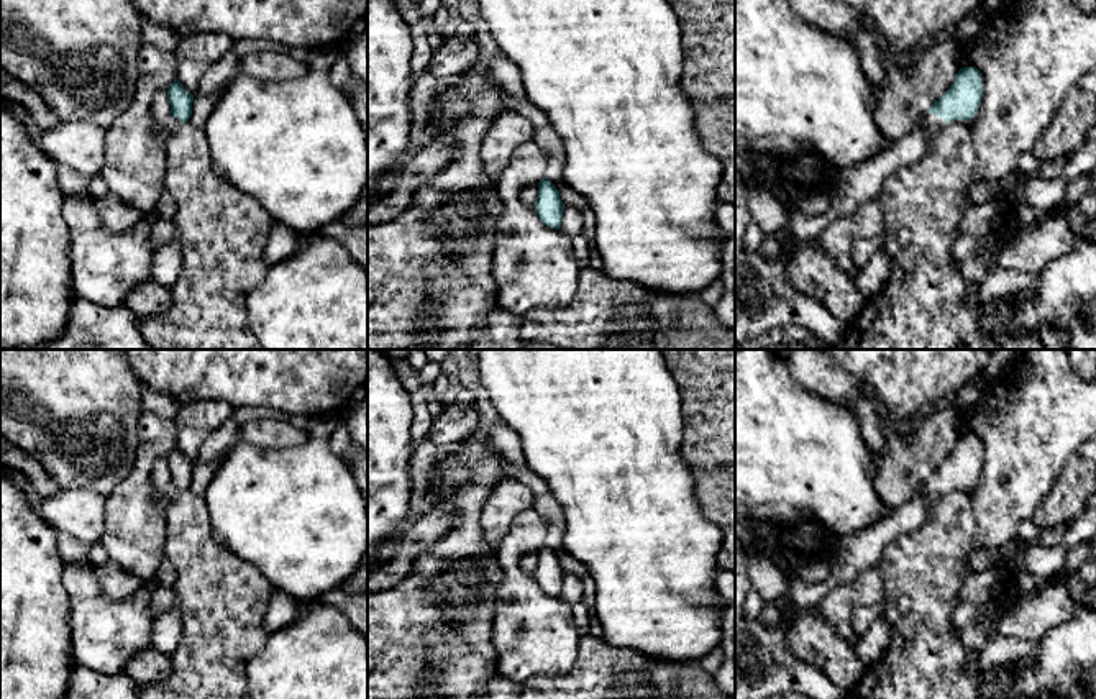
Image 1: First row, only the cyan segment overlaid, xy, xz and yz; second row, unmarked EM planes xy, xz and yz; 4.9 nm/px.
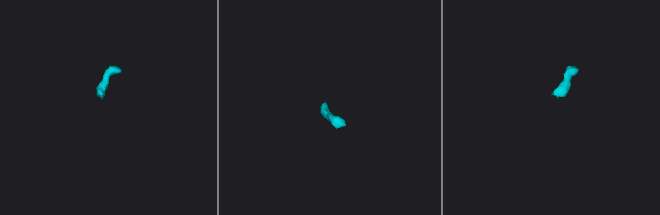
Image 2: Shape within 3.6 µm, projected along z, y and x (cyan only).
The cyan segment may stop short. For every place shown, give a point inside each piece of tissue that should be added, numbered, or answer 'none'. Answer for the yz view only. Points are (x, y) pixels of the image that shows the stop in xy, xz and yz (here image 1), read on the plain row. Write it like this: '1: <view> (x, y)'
1: yz (932, 493)

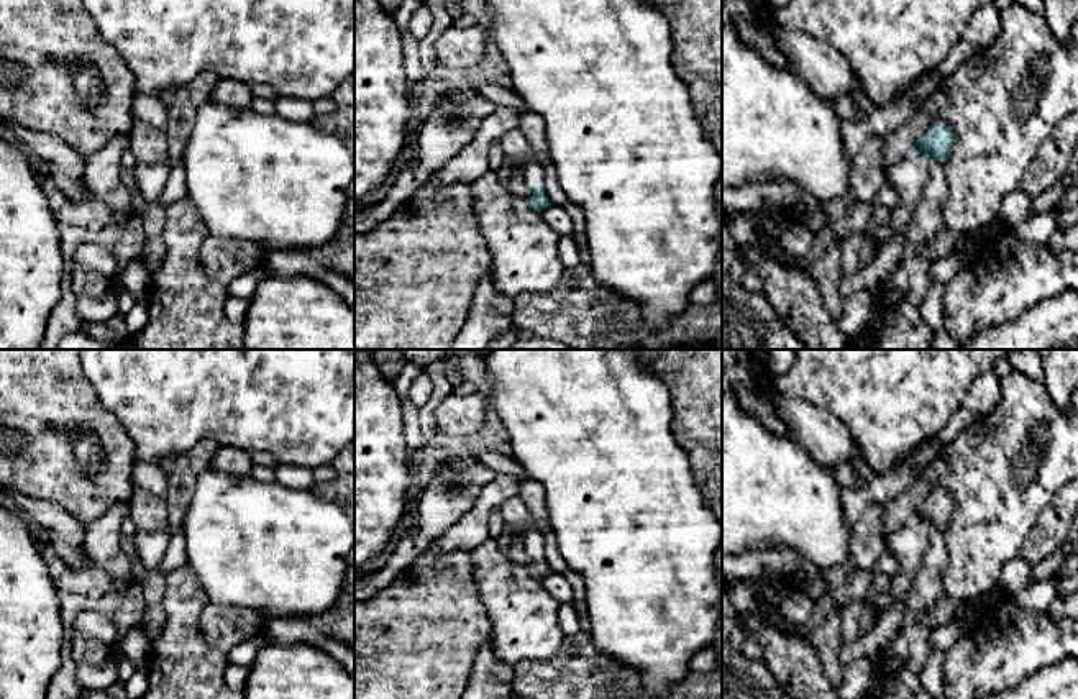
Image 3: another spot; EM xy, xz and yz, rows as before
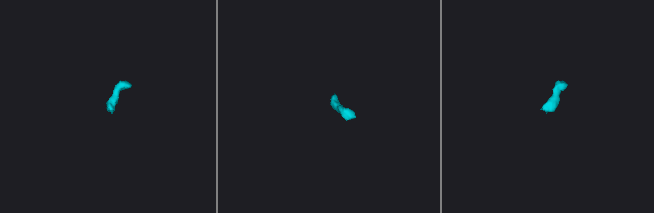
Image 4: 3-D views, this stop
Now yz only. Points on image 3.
1: yz (909, 543)

